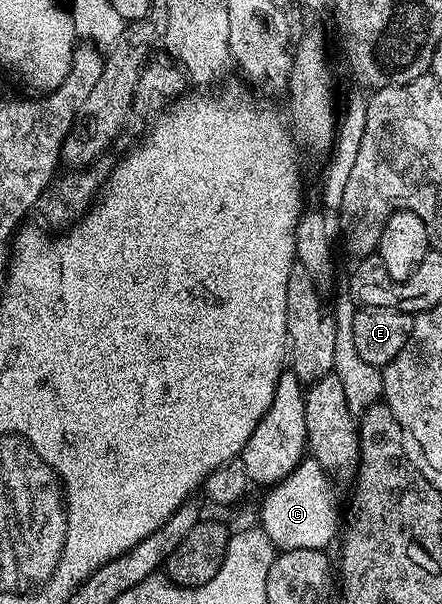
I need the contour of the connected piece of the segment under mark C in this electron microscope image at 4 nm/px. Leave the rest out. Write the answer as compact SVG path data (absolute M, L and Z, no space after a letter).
M312 458L302 459L300 464L295 466L295 470L286 478L281 481L279 484L272 485L272 488L268 491L270 492L265 501L261 504L261 520L259 520L259 526L264 529L265 533L271 538L273 544L281 550L325 550L330 546L329 543L336 541L339 536L339 528L337 532L337 492L333 489L334 481L331 479L328 472L325 471L325 468L319 463L318 460Z

